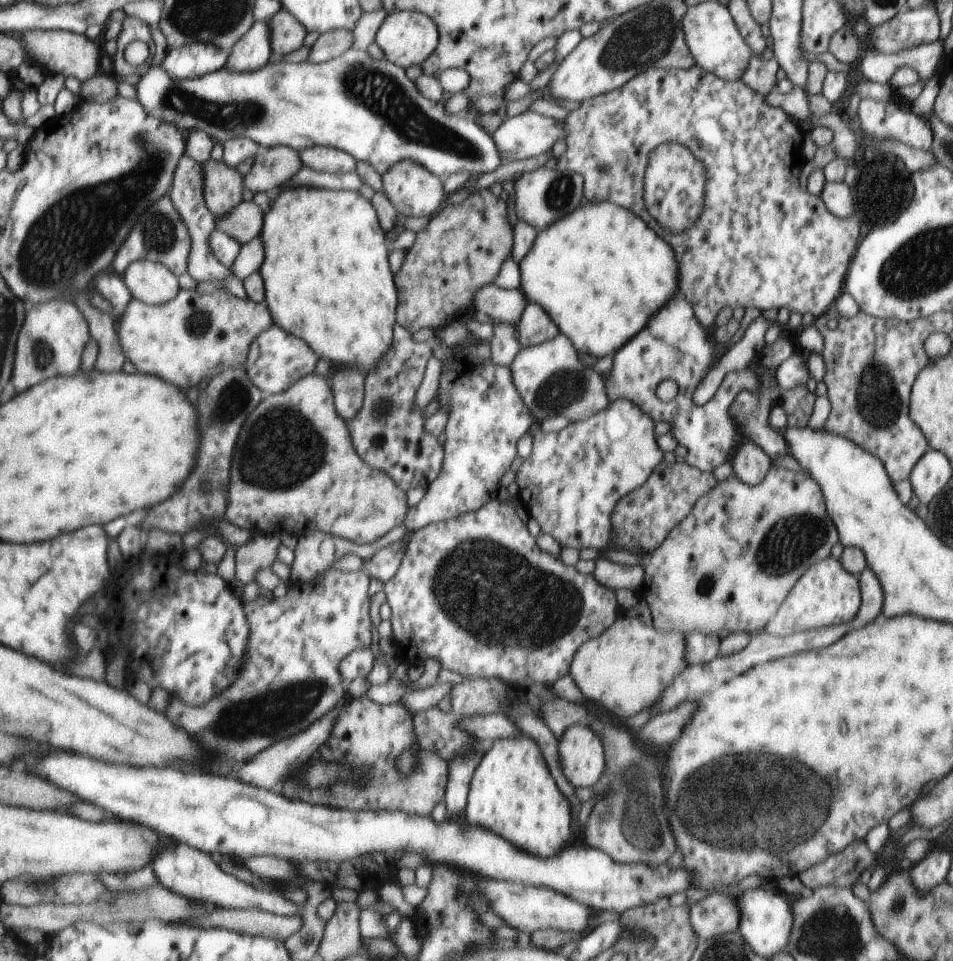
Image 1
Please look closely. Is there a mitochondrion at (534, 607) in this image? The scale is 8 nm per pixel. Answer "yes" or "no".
yes

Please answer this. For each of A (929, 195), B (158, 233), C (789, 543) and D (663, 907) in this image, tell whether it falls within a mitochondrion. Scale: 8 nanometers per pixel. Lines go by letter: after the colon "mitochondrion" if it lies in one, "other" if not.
A: other
B: mitochondrion
C: mitochondrion
D: other

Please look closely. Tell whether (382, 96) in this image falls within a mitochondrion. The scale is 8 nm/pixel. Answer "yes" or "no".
yes

